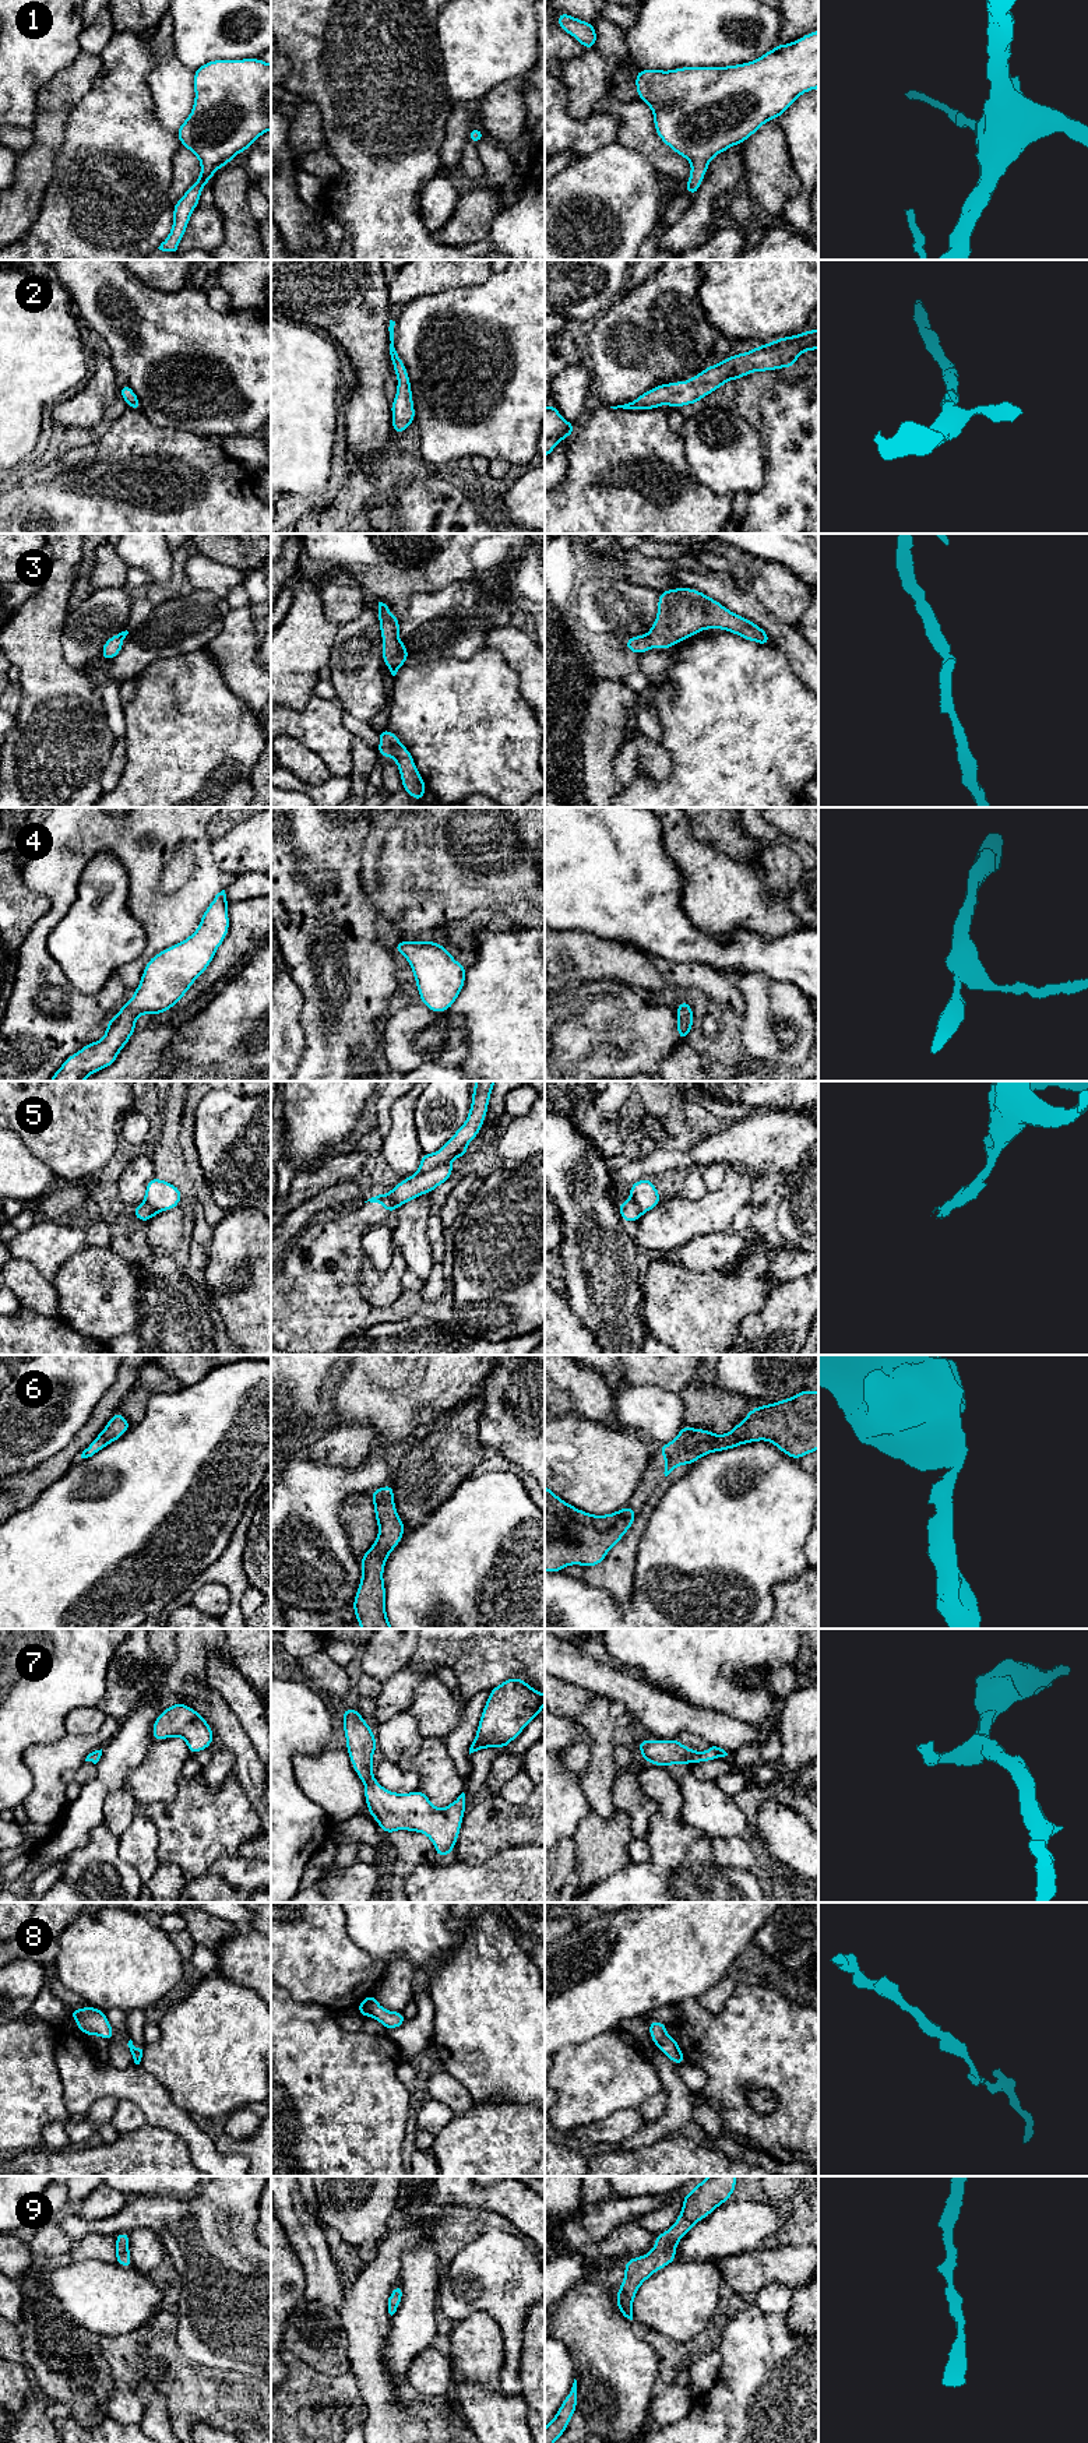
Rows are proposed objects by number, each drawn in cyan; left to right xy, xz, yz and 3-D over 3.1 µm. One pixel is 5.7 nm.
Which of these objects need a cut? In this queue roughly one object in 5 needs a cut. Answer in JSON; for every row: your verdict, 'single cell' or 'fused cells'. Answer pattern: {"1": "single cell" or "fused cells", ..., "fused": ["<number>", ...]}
{"1": "single cell", "2": "single cell", "3": "single cell", "4": "single cell", "5": "fused cells", "6": "single cell", "7": "single cell", "8": "single cell", "9": "single cell", "fused": ["5"]}

